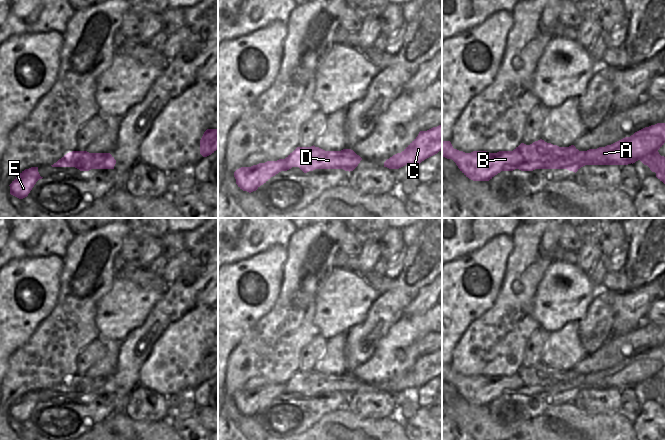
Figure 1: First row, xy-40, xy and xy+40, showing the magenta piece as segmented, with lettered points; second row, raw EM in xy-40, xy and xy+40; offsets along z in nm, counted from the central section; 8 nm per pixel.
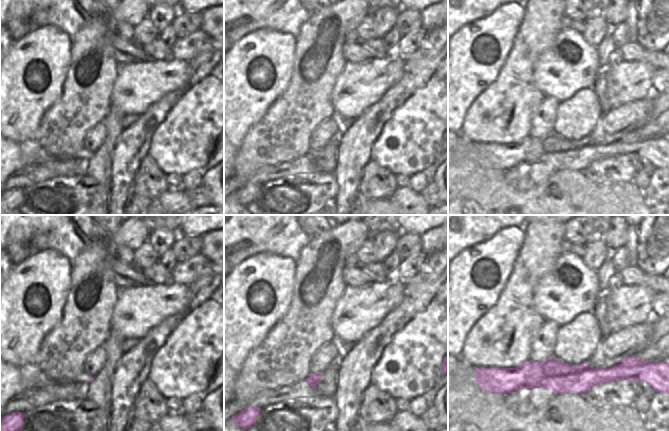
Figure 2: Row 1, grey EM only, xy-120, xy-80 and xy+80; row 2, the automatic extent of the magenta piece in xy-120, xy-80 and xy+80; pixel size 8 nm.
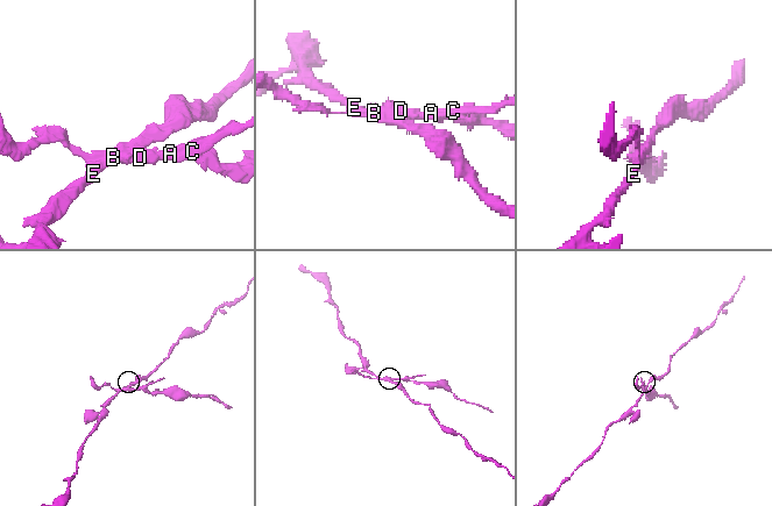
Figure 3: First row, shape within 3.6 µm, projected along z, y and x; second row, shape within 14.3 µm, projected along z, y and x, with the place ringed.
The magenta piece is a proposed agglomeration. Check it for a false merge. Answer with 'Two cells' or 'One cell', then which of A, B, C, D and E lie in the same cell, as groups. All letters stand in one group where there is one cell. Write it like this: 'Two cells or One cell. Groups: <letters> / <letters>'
Two cells. Groups: A C D / B E.

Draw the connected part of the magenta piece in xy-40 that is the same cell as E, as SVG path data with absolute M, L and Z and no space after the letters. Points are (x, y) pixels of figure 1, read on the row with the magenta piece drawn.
M38 167L25 169L9 185L10 194L23 199L28 196L36 182L42 178L38 172Z

